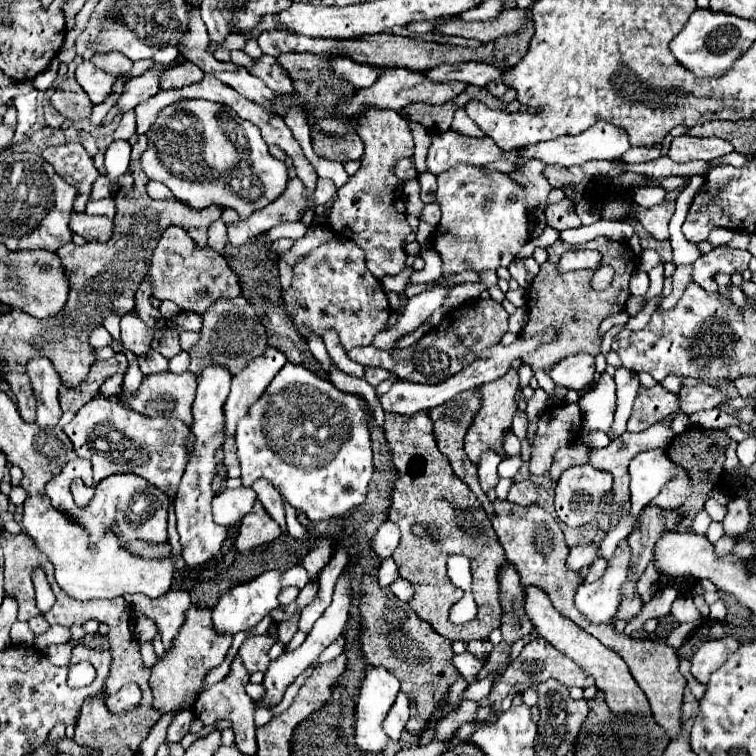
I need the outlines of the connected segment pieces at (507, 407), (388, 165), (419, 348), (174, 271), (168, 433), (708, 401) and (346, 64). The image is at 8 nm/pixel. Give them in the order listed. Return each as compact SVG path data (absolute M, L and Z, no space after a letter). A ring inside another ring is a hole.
M509 369L507 375L503 375L499 379L499 383L487 383L481 387L481 409L473 421L473 425L469 427L467 431L467 437L465 437L465 451L471 459L473 465L479 465L479 459L481 459L481 453L487 451L487 449L493 449L493 451L499 451L501 457L505 457L505 449L503 449L503 435L507 431L511 431L511 423L513 423L513 417L515 417L515 411L517 411L517 405L515 405L515 393L517 393L517 371L515 369Z
M367 109L359 115L357 135L365 143L365 155L359 171L337 191L337 201L329 211L329 225L337 235L355 241L365 251L367 269L383 279L405 269L407 253L403 249L411 227L405 219L405 205L401 201L403 181L397 179L393 167L403 157L413 157L413 135L409 123L393 109Z
M477 299L475 305L447 311L441 323L433 327L427 335L423 335L411 347L381 351L367 345L367 347L355 347L353 351L347 353L347 357L365 367L381 367L385 371L391 371L399 379L405 379L411 383L435 385L435 383L441 383L441 379L447 379L459 373L465 365L477 359L477 351L481 353L483 349L499 343L499 339L507 333L507 317L509 315L501 303L493 299L487 299L487 301Z
M167 227L151 257L149 269L153 281L153 297L159 301L173 301L181 311L203 315L217 299L235 299L241 295L239 279L229 269L227 261L213 249L197 249L181 227Z
M95 397L75 413L73 421L63 427L63 431L71 439L77 457L93 463L93 485L115 473L137 473L147 479L147 483L169 495L169 499L175 497L179 479L187 465L185 441L191 437L191 429L187 423L181 423L181 419L147 417L123 407L115 399ZM99 427L107 427L107 431L93 439L93 431Z
M697 383L697 385L685 385L679 391L679 401L681 401L681 411L691 415L691 413L701 411L701 409L713 409L719 403L729 401L729 397L723 395L717 387Z
M333 57L331 59L331 67L337 75L349 79L355 87L369 87L371 83L377 81L379 77L379 69L377 67L371 67L371 65L361 65L361 63L355 63L351 59L345 59L345 57Z

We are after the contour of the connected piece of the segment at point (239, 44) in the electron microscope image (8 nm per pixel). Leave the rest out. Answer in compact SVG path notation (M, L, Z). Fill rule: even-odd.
M229 33L229 37L225 39L225 47L227 49L243 49L249 39L251 39L251 35L245 35L245 33Z

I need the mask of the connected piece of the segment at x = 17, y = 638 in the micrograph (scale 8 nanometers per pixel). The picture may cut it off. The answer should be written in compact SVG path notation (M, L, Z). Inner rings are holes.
M21 621L13 623L11 635L13 635L13 645L27 645L27 647L31 647L33 641L35 641L35 633L29 629L27 623L21 623Z

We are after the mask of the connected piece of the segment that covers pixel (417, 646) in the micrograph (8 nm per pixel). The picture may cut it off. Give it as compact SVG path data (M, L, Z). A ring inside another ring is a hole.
M371 575L363 577L363 595L361 595L361 643L365 661L371 665L385 667L401 681L401 691L411 699L411 719L407 721L409 733L421 733L427 729L437 703L445 699L445 691L453 685L459 671L453 665L451 641L433 631L433 627L419 619L409 603L399 601L389 589L381 589L377 579ZM415 719L423 723L415 723Z

